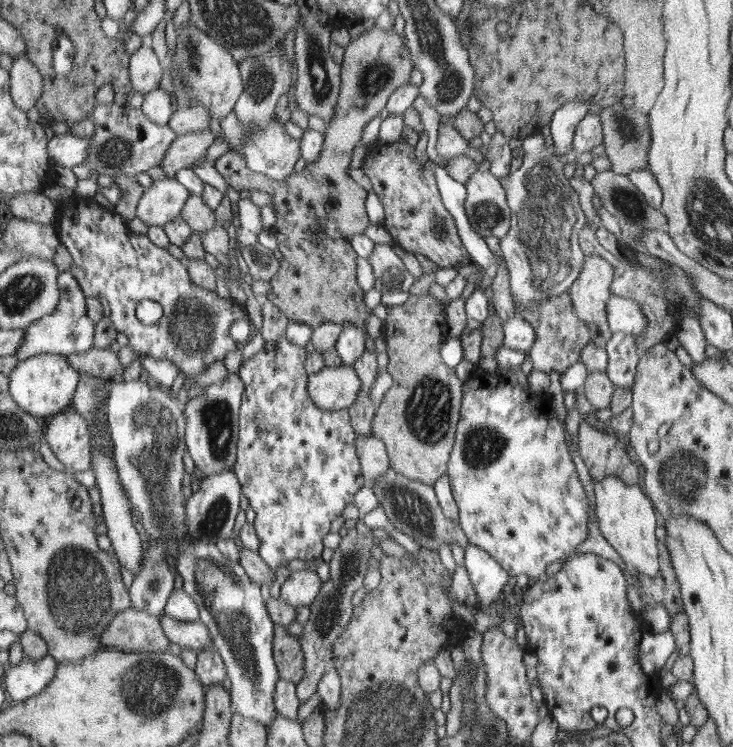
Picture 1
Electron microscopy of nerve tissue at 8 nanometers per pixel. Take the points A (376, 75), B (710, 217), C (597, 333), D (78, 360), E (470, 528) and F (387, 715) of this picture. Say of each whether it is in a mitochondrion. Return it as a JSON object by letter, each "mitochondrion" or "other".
{"A":"mitochondrion","B":"mitochondrion","C":"other","D":"other","E":"other","F":"mitochondrion"}

